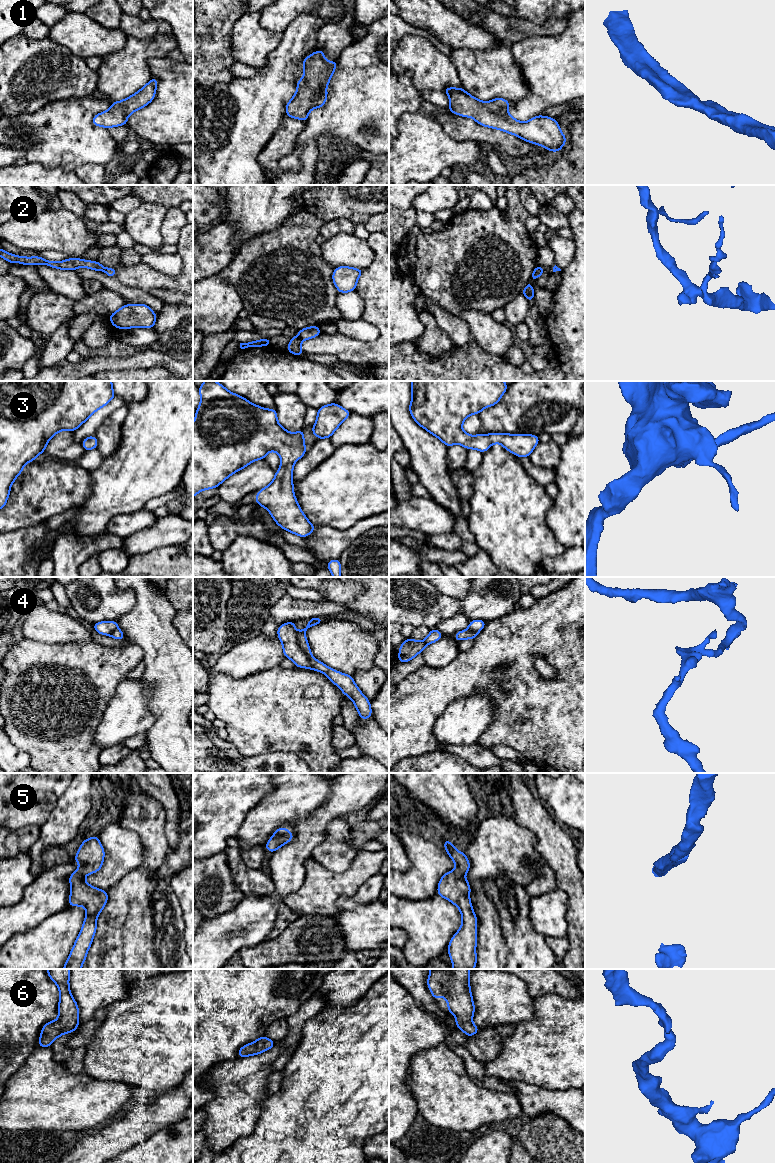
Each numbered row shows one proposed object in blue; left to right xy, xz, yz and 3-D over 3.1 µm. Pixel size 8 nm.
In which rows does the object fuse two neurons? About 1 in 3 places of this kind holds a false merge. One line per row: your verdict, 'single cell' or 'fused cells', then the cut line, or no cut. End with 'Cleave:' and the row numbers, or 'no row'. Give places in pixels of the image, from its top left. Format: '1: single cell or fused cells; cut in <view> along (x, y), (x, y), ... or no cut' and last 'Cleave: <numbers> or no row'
1: single cell; no cut
2: fused cells; cut in xz along (298, 335), (301, 340)
3: single cell; no cut
4: fused cells; cut in xz along (296, 633), (299, 646), (318, 670)
5: single cell; no cut
6: single cell; no cut
Cleave: 2, 4

